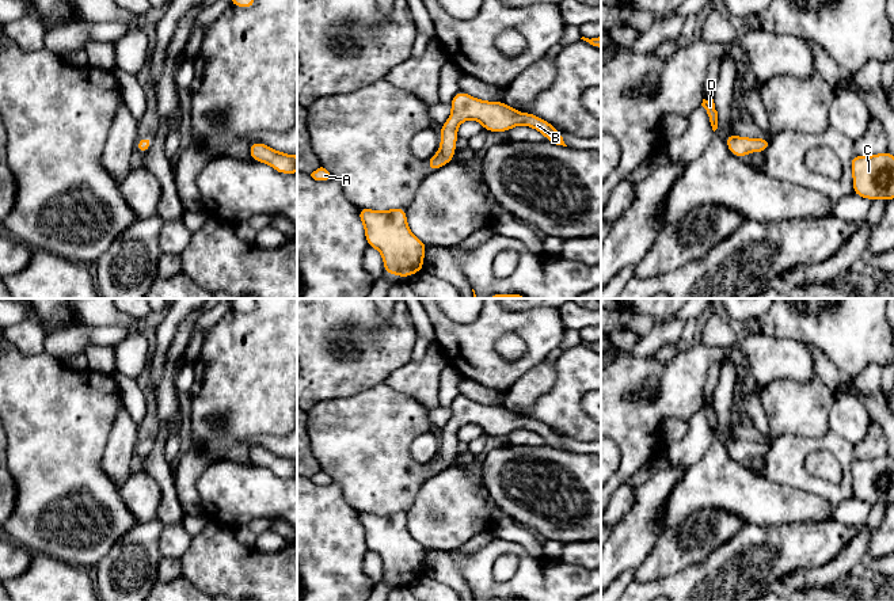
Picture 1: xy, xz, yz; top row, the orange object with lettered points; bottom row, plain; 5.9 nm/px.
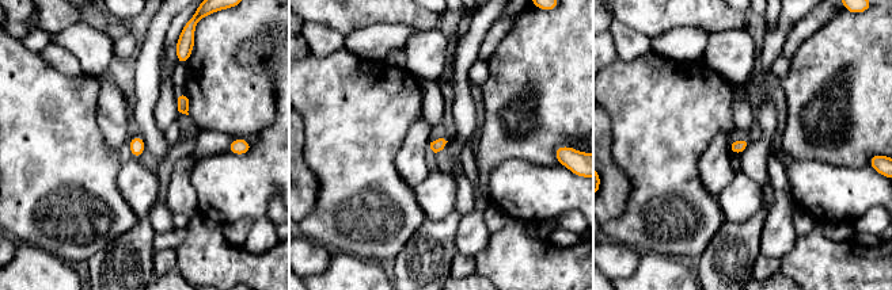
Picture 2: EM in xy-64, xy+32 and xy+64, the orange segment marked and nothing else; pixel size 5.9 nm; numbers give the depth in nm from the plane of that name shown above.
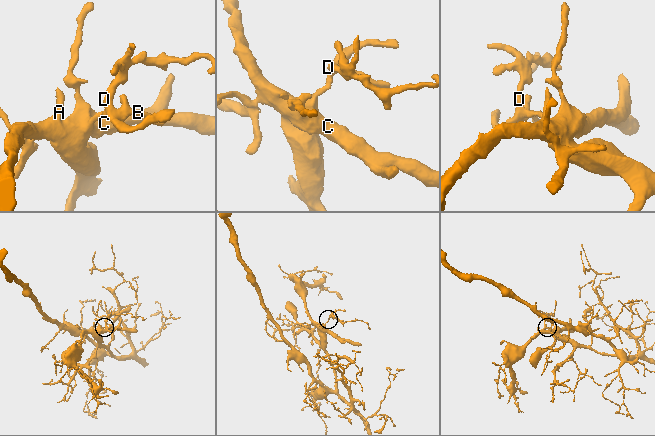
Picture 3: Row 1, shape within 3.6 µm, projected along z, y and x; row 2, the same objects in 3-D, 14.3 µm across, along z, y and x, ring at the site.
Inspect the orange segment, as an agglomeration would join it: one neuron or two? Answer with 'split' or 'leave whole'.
leave whole

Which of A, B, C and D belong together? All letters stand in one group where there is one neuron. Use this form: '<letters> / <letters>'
A B C D

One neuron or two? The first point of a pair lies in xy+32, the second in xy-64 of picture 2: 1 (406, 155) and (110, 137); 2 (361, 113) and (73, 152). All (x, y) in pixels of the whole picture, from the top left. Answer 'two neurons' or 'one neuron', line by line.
1: one neuron
2: one neuron

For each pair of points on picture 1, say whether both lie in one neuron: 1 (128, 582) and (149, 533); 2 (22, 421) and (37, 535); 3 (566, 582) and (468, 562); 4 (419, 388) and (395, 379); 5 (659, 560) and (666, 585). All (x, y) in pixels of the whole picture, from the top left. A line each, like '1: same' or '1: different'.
1: same
2: same
3: same
4: same
5: different

